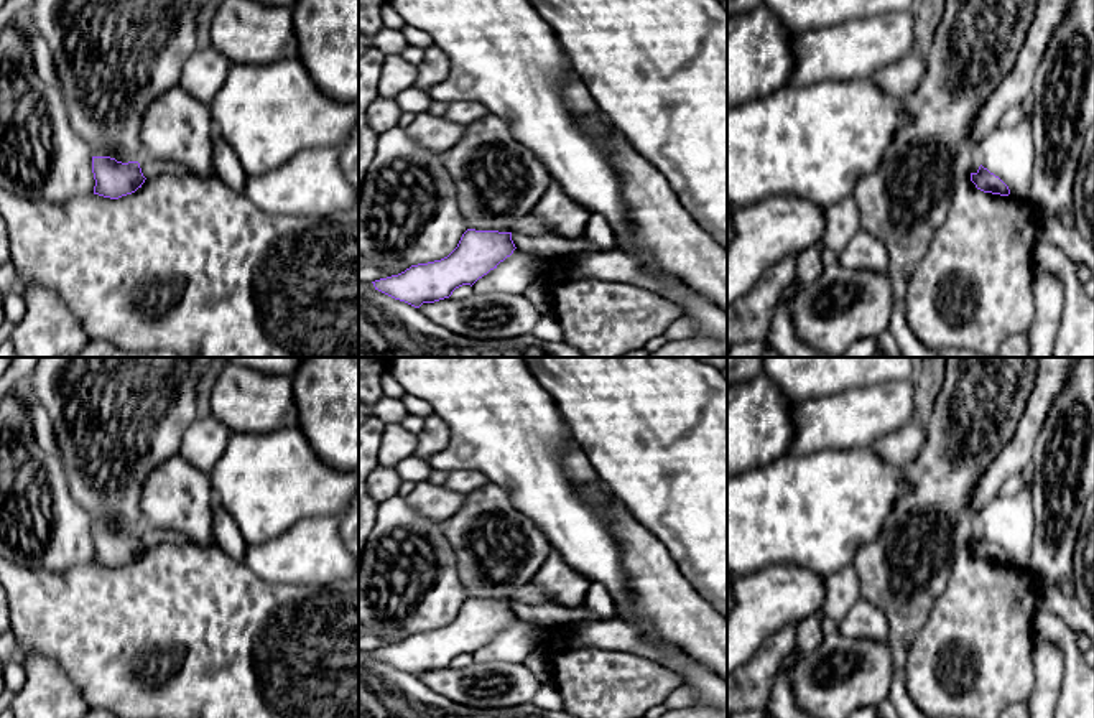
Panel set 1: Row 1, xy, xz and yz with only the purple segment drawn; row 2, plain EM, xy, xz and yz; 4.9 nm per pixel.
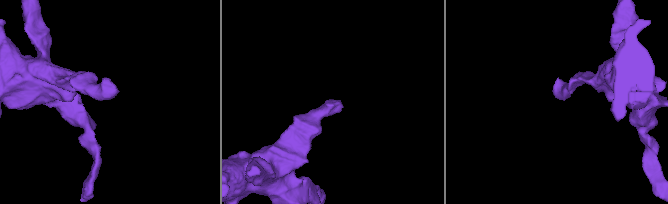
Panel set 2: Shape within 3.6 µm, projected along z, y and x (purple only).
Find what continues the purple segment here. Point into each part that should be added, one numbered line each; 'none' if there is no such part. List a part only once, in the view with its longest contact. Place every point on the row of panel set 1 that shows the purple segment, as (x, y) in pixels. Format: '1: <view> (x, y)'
none

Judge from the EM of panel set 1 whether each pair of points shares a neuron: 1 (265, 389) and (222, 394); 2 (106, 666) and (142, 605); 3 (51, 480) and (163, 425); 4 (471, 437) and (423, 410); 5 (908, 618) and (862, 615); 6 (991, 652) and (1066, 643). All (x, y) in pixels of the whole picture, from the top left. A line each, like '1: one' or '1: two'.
1: one
2: one
3: two
4: two
5: two
6: two

